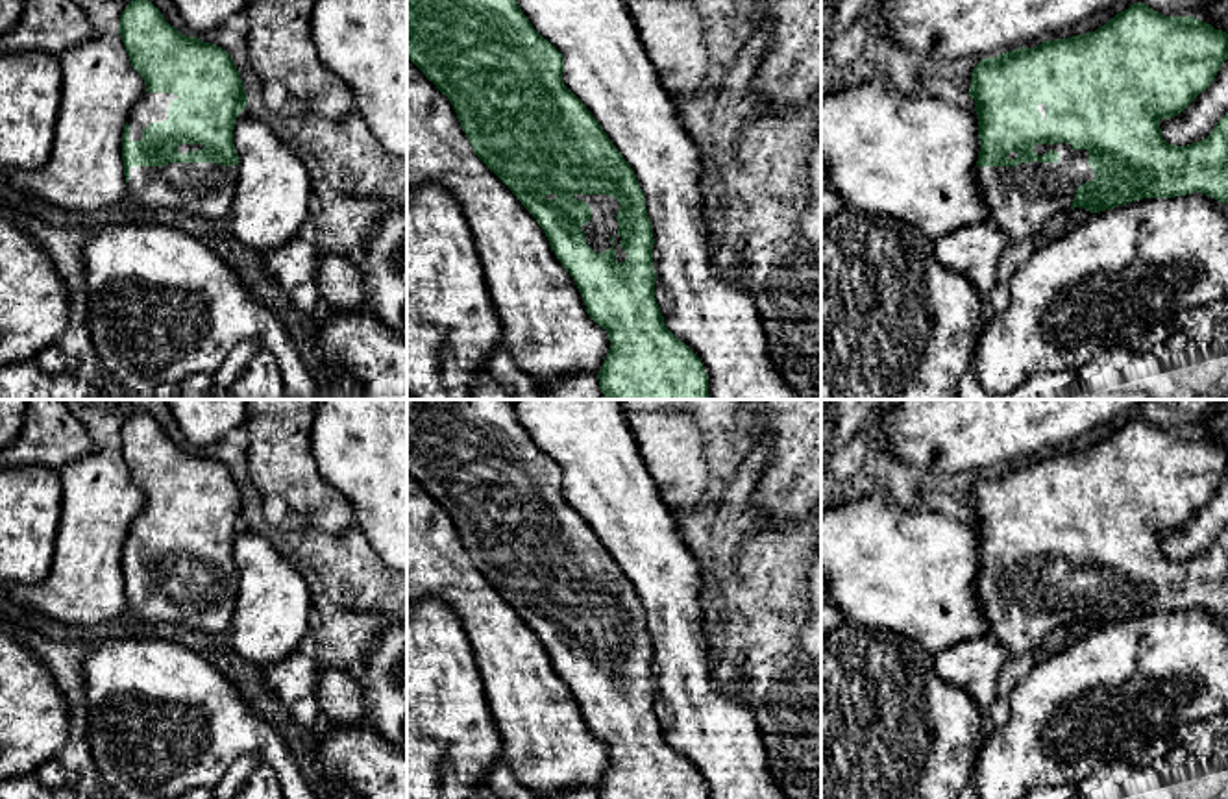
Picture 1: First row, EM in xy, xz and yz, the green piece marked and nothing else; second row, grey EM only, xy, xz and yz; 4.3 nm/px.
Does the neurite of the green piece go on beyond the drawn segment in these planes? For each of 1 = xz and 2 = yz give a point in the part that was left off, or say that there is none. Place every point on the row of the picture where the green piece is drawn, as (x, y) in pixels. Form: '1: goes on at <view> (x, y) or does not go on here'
1: goes on at xz (603, 222)
2: goes on at yz (1021, 198)

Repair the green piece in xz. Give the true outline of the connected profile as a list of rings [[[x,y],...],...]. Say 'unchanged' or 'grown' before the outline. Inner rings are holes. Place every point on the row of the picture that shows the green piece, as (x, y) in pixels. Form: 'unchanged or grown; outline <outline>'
grown; outline [[[407,0],[407,57],[451,102],[473,154],[512,191],[522,205],[544,229],[557,259],[573,277],[590,318],[608,333],[610,350],[597,372],[599,388],[607,400],[708,400],[708,377],[701,359],[681,342],[664,324],[655,298],[657,274],[653,268],[653,226],[647,216],[645,198],[631,165],[623,159],[586,105],[564,85],[564,57],[544,39],[523,15],[516,0]]]

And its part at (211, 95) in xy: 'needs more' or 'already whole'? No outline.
needs more

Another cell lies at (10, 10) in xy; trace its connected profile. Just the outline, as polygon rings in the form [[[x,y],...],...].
[[[0,0],[0,35],[15,28],[24,11],[24,0]]]

